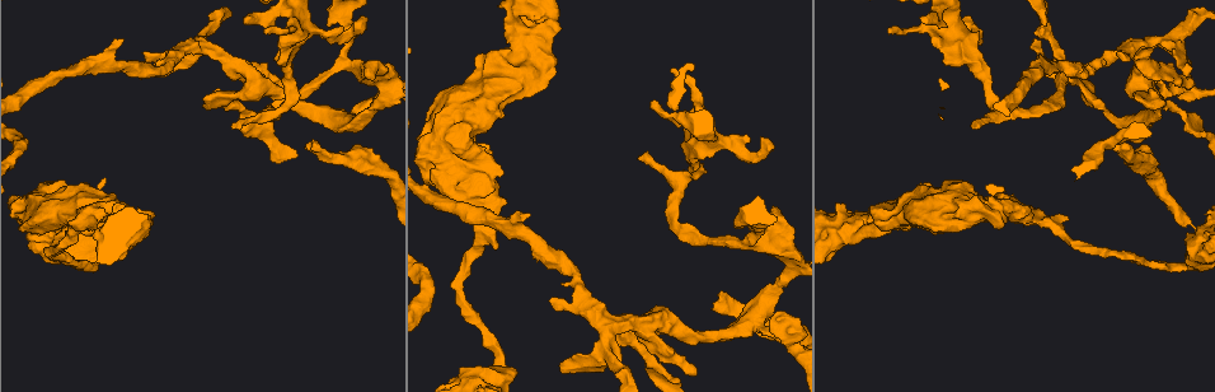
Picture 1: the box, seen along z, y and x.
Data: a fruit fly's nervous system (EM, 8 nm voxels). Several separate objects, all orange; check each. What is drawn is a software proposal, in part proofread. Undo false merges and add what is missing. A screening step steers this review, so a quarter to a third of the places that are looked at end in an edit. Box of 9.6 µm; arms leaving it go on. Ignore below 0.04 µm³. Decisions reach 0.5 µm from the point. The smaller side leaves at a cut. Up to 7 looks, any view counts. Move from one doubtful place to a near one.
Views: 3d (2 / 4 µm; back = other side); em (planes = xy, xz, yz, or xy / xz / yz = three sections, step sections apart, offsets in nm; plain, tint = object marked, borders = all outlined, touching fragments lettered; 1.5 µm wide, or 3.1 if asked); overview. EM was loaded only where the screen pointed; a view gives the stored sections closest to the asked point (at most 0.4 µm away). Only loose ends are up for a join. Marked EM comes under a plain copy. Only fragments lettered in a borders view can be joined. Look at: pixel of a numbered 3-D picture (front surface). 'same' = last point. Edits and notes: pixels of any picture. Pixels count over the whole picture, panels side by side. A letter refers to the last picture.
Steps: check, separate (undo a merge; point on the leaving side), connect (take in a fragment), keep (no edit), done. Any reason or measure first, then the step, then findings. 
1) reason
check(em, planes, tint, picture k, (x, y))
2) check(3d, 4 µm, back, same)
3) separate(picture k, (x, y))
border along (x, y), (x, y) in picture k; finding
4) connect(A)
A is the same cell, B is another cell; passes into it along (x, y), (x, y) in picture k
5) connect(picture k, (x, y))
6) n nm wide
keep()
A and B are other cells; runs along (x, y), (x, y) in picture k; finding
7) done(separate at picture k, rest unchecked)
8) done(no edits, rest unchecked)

branch stops here
check(em, xy, step 4, borders, picture 1, (314, 140))

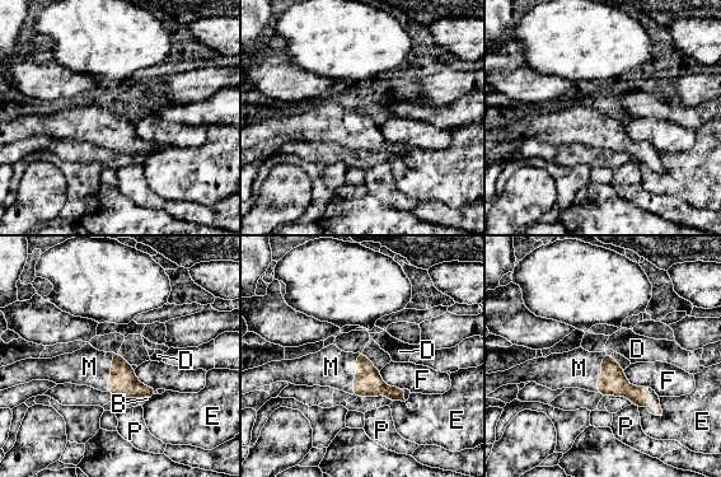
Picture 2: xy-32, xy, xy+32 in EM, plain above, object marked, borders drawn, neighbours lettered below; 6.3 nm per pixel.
cut it another way
check(em, planes, borders, same)

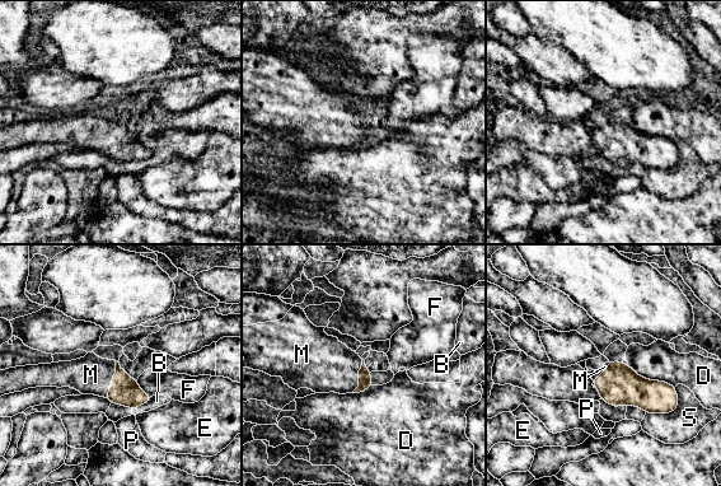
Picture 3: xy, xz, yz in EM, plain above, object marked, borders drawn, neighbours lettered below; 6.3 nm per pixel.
connect(M)
M is the same cell, B, D, E, F, P and S are other cells; passes into it along (123, 391), (112, 379), (90, 374) in picture 3; the cell continues

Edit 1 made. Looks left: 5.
a fork
check(em, planes, tint, picture 1, (347, 67))

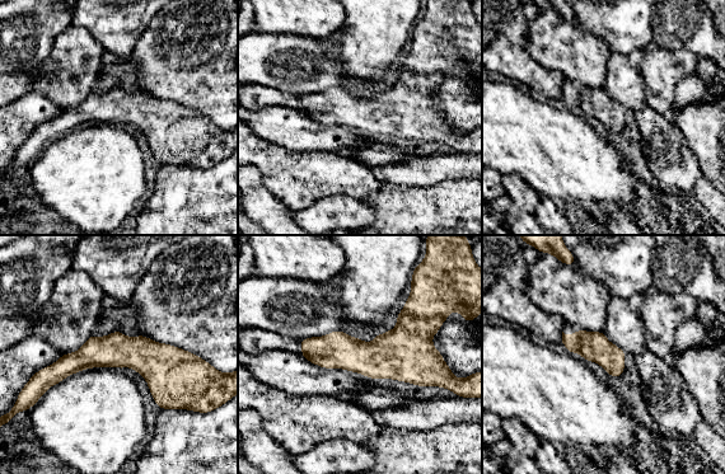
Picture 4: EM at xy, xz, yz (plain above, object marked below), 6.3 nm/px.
check(em, planes, borders, same)

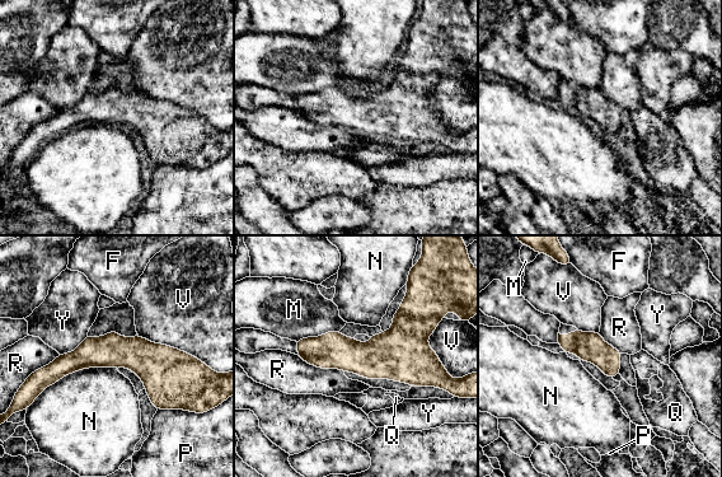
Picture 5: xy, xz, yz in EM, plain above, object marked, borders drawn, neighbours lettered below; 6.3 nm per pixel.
190 nm wide
keep()
F, M, N, P, Q, R, V and Y are other cells; runs along (188, 364), (85, 355), (38, 377) in picture 5; continuous, no second cell

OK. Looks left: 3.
check(em, planes, borders, picture 1, (942, 62))

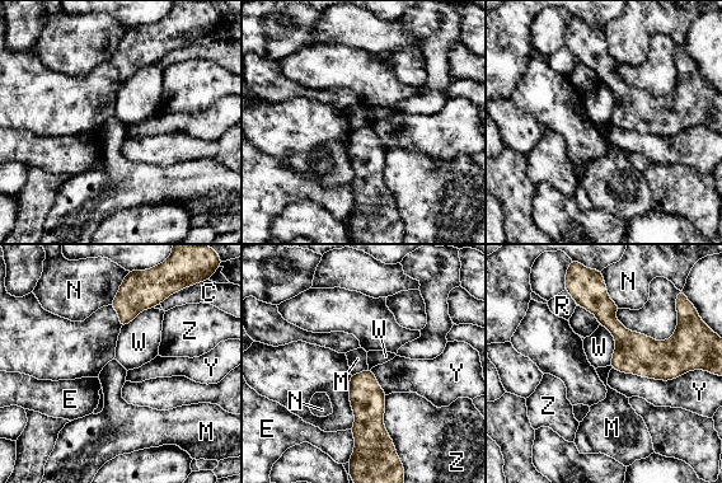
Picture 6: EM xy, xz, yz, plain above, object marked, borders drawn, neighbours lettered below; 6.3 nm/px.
keep()
C, E, M, N, R, W, Y and Z are other cells; runs along (581, 295), (646, 357), (684, 369) in picture 6; no lettered fragment goes on from it

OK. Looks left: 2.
done(connect at picture 3, rest unchecked)

